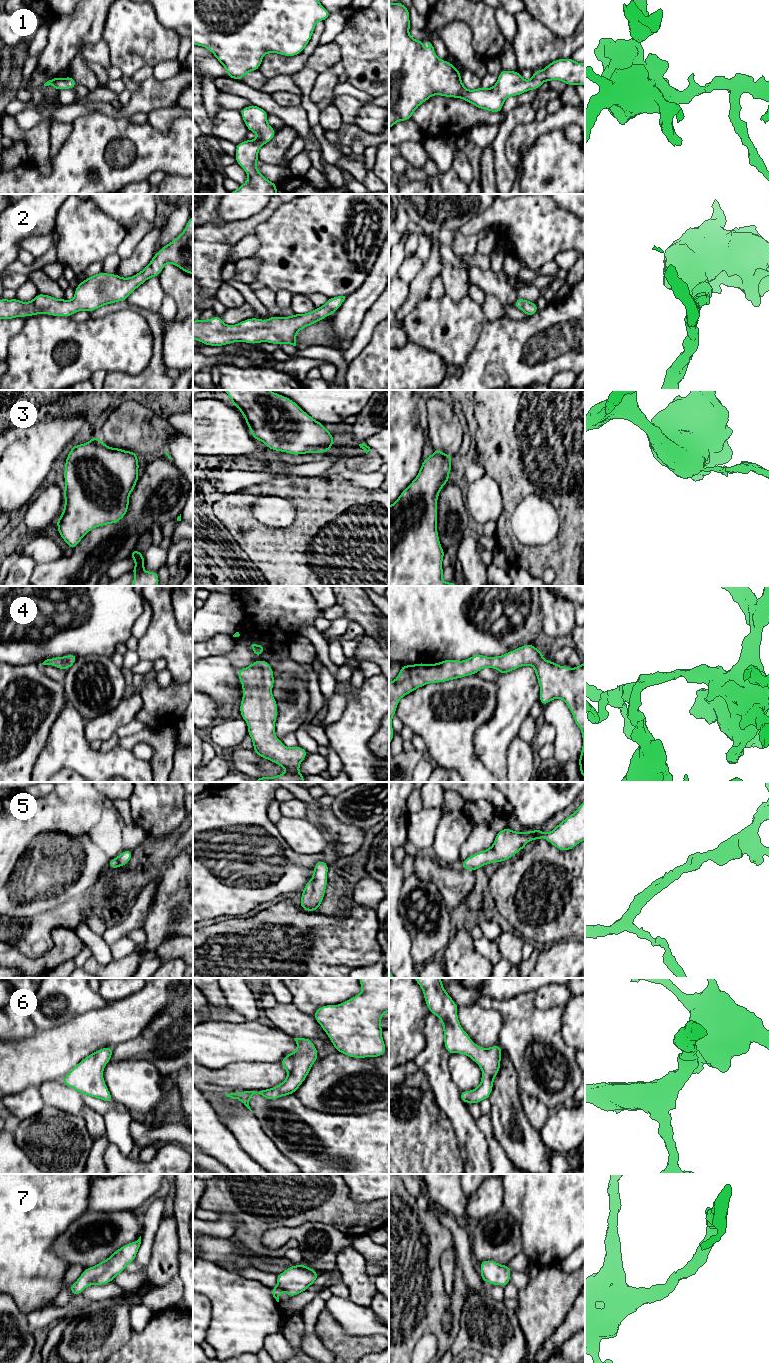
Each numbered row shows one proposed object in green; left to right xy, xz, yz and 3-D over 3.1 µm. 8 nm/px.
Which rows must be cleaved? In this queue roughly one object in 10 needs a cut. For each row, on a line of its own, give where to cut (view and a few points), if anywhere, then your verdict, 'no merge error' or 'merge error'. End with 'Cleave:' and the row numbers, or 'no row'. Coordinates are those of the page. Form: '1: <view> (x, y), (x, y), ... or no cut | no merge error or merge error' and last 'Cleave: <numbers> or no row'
1: no cut | no merge error
2: no cut | no merge error
3: yz (434, 451), (442, 454), (449, 462) | merge error
4: no cut | no merge error
5: no cut | no merge error
6: no cut | no merge error
7: no cut | no merge error
Cleave: 3

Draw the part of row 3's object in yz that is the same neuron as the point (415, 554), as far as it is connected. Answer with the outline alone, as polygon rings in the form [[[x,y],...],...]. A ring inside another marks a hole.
[[[433,452],[422,461],[417,477],[389,506],[389,586],[458,586],[442,579],[445,552],[437,532],[437,499],[451,470],[446,457]]]

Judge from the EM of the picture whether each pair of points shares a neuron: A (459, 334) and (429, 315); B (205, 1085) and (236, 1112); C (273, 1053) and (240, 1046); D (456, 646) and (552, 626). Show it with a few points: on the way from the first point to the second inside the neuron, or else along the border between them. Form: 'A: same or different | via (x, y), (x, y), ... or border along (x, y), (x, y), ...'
A: same | via (452, 329), (446, 323), (436, 322)
B: different | border along (205, 1092), (222, 1093), (224, 1095)
C: same | via (265, 1046), (248, 1046)
D: different | border along (540, 605), (543, 630)

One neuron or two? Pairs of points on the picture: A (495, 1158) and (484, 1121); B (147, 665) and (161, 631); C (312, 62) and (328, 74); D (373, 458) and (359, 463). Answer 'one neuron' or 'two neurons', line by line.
A: one neuron
B: two neurons
C: two neurons
D: one neuron

